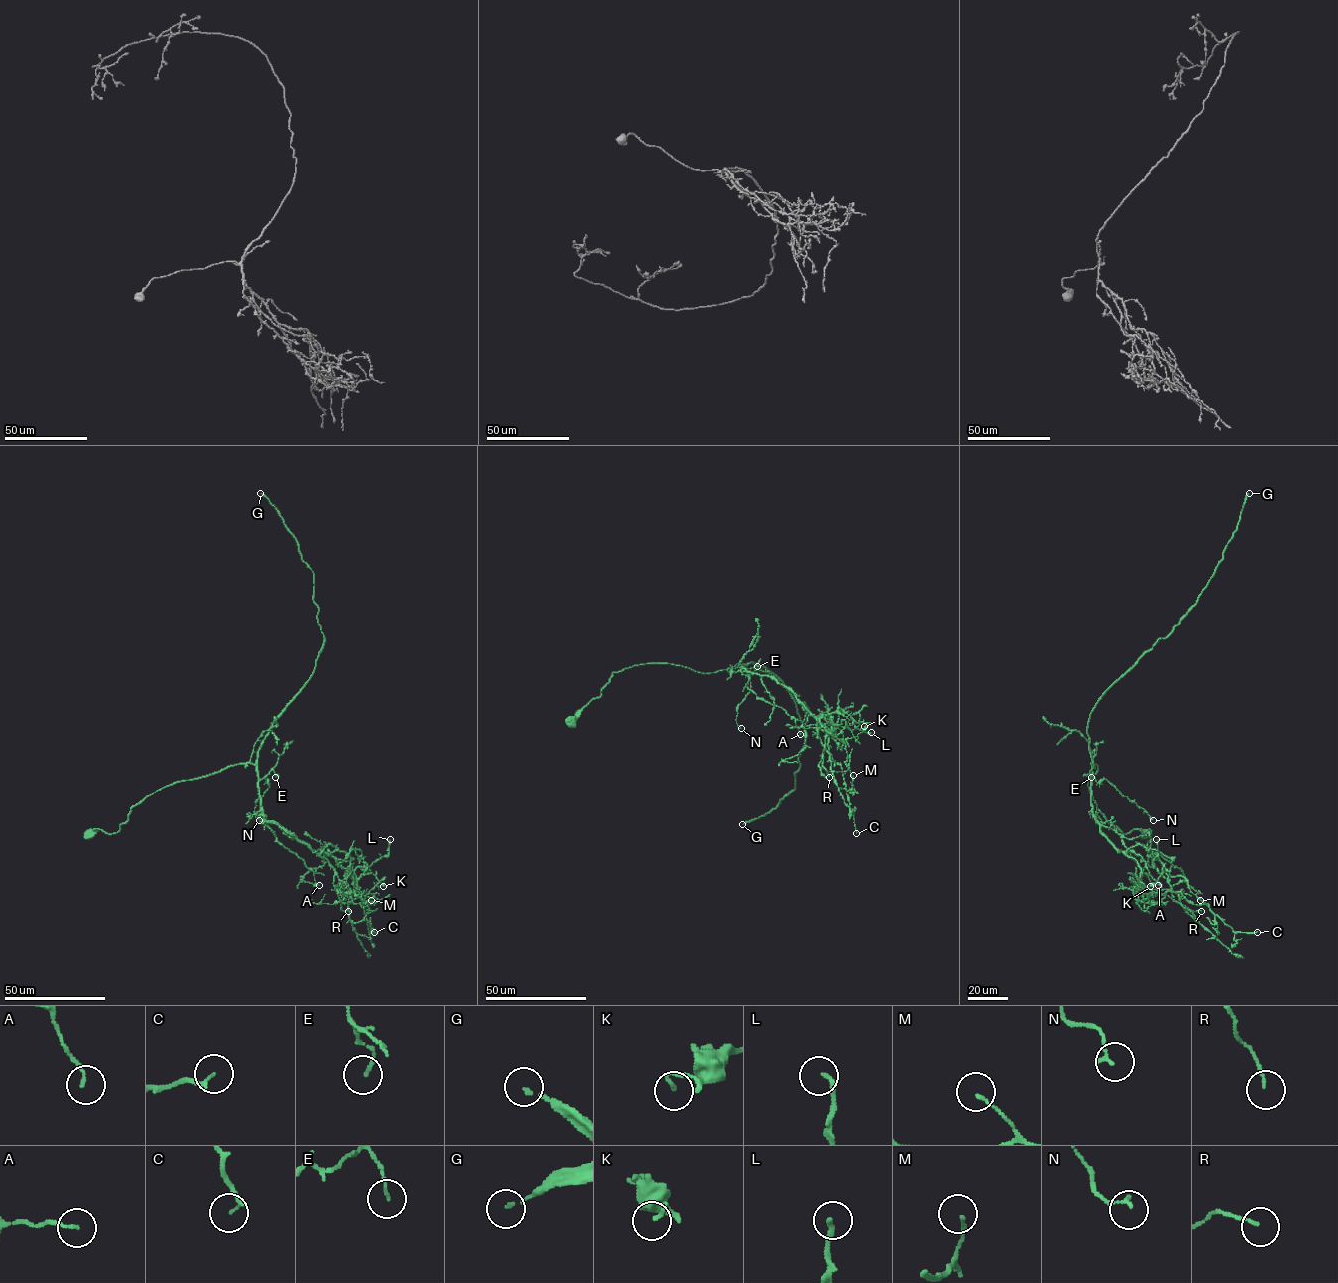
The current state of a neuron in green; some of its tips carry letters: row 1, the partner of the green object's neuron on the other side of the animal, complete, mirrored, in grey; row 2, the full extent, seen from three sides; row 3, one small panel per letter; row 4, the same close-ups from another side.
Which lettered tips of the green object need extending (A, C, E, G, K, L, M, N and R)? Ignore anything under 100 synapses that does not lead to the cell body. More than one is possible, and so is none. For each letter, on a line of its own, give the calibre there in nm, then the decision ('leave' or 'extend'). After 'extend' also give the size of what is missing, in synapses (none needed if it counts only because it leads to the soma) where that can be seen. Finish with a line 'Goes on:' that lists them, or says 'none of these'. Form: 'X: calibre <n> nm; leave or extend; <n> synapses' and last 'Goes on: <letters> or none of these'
A: calibre 110 nm; leave
C: calibre 130 nm; leave
E: calibre 110 nm; leave
G: calibre 100 nm; extend; 350 synapses
K: calibre 110 nm; leave
L: calibre 180 nm; leave
M: calibre 110 nm; leave
N: calibre 150 nm; leave
R: calibre 100 nm; leave
Goes on: G

